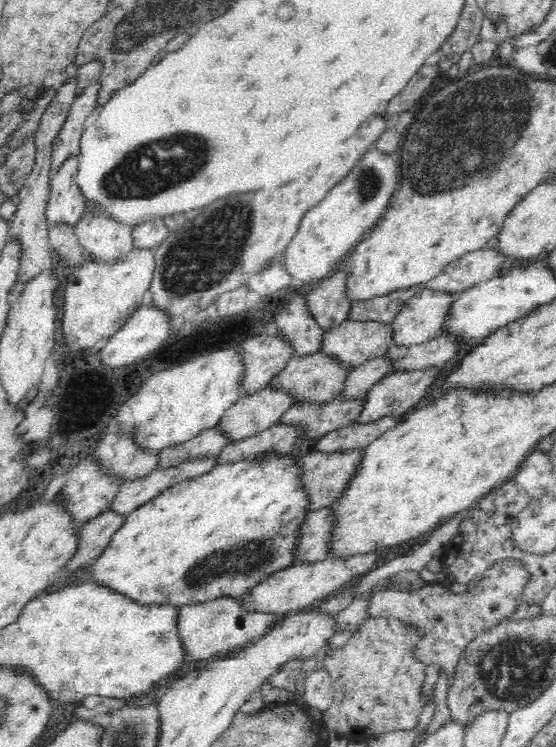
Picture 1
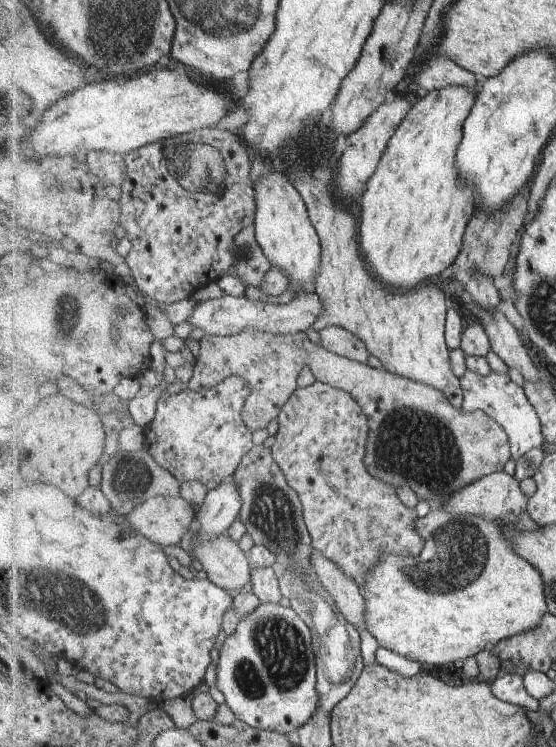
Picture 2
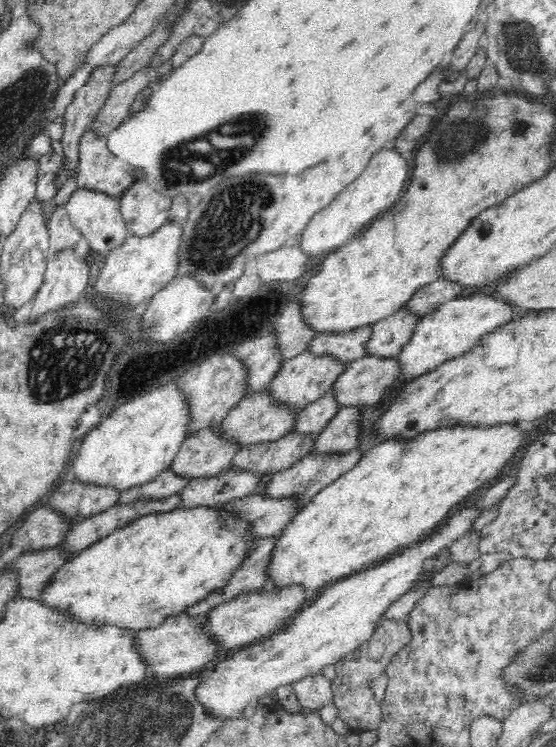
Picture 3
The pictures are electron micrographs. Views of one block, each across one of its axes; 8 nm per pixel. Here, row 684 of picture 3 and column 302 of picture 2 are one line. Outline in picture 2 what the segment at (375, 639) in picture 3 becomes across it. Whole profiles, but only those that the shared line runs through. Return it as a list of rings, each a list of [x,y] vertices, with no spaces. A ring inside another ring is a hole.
[[[243,331],[227,336],[205,334],[201,338],[201,354],[195,358],[187,388],[200,391],[217,386],[219,382],[223,382],[223,378],[233,374],[245,377],[252,386],[252,393],[249,400],[246,400],[241,416],[252,431],[261,430],[280,416],[288,399],[298,389],[297,378],[304,364],[310,368],[317,380],[352,393],[363,406],[370,424],[365,464],[375,478],[395,488],[410,486],[420,499],[431,504],[439,503],[439,507],[444,508],[444,502],[448,501],[449,497],[460,493],[465,486],[472,485],[485,475],[505,470],[505,464],[512,458],[508,432],[500,422],[491,418],[487,411],[466,411],[463,406],[457,408],[441,389],[392,373],[383,366],[373,368],[367,363],[330,351],[323,345],[312,345],[305,332],[290,335],[257,331]]]

